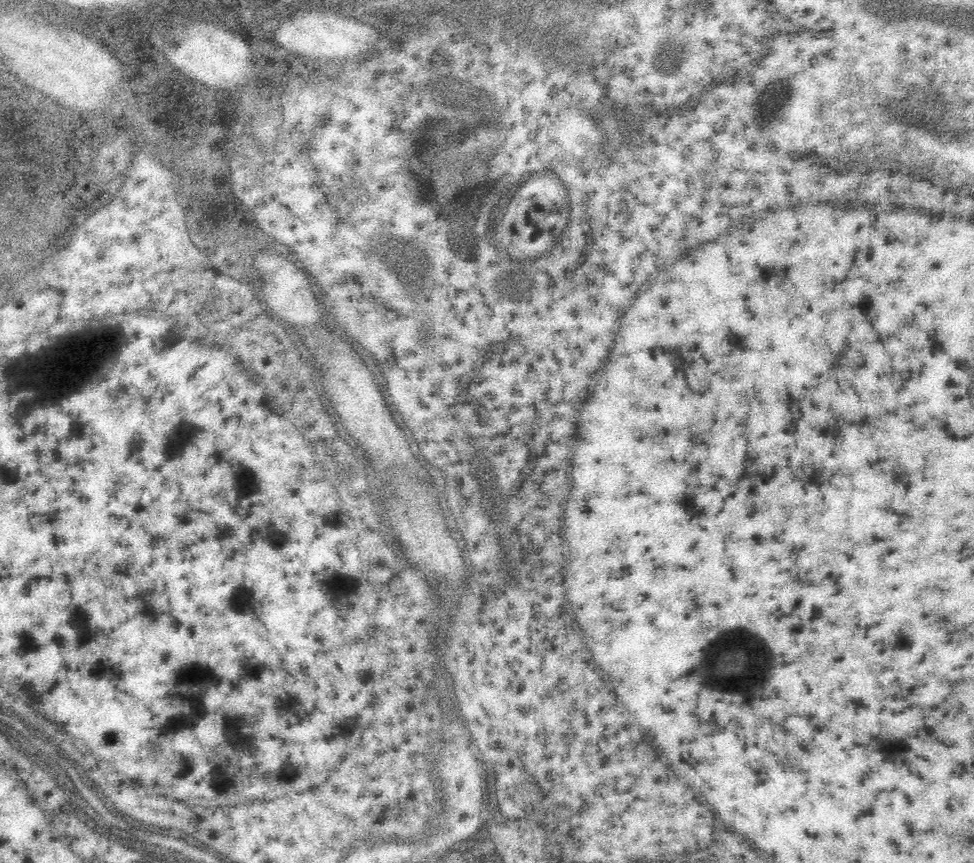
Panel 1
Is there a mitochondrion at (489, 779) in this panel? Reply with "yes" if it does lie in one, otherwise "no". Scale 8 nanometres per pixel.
no

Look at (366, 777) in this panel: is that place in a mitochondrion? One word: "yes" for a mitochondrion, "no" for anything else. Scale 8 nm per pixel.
no

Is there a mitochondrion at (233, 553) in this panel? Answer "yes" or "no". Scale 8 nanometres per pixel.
no

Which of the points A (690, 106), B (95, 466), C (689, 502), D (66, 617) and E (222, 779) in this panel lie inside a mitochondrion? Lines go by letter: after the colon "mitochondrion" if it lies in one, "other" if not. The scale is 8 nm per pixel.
A: other
B: other
C: mitochondrion
D: other
E: mitochondrion

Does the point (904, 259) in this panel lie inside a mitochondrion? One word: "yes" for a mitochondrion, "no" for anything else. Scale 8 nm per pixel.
no

